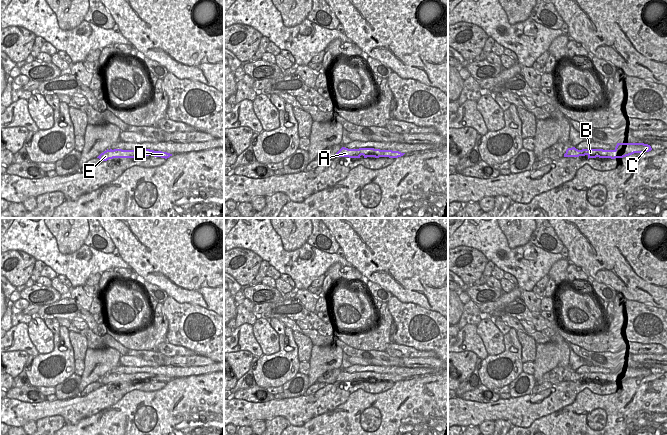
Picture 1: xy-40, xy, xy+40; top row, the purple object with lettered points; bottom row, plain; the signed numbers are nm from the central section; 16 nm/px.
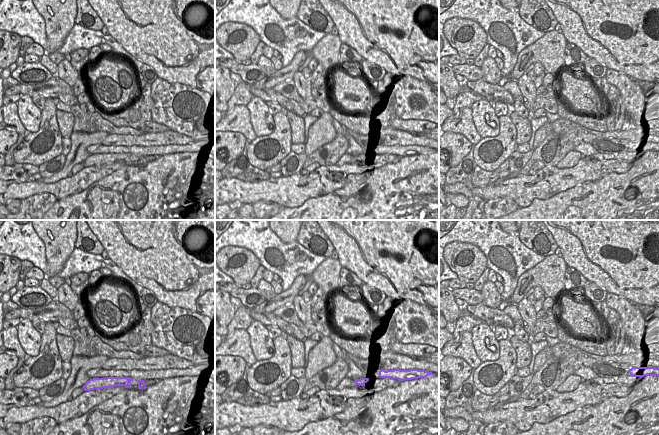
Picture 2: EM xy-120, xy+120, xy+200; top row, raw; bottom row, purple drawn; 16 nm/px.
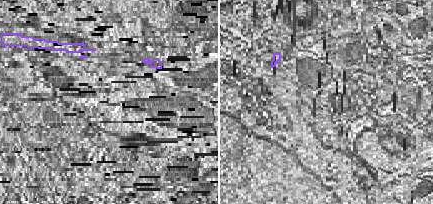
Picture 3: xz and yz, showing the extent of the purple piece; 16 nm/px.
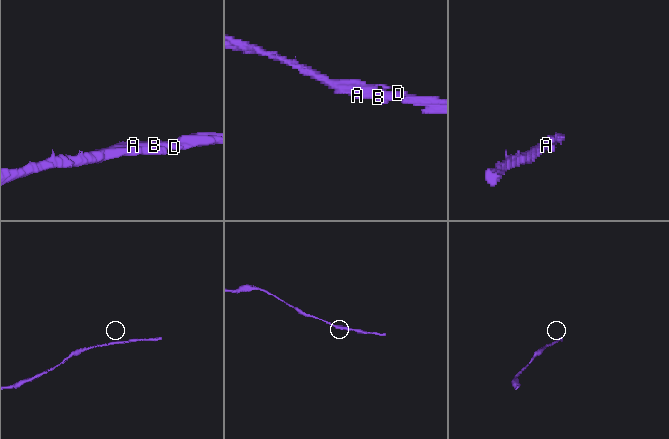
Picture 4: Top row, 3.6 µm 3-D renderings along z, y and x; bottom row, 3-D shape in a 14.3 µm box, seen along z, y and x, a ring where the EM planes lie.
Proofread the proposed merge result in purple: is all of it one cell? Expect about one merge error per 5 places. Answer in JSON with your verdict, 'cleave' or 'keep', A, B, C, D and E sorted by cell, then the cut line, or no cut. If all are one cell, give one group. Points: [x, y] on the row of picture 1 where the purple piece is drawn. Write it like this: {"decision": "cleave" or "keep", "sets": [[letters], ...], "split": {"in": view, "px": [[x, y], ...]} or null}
{"decision": "keep", "sets": [["A", "B", "C", "D", "E"]], "split": null}

